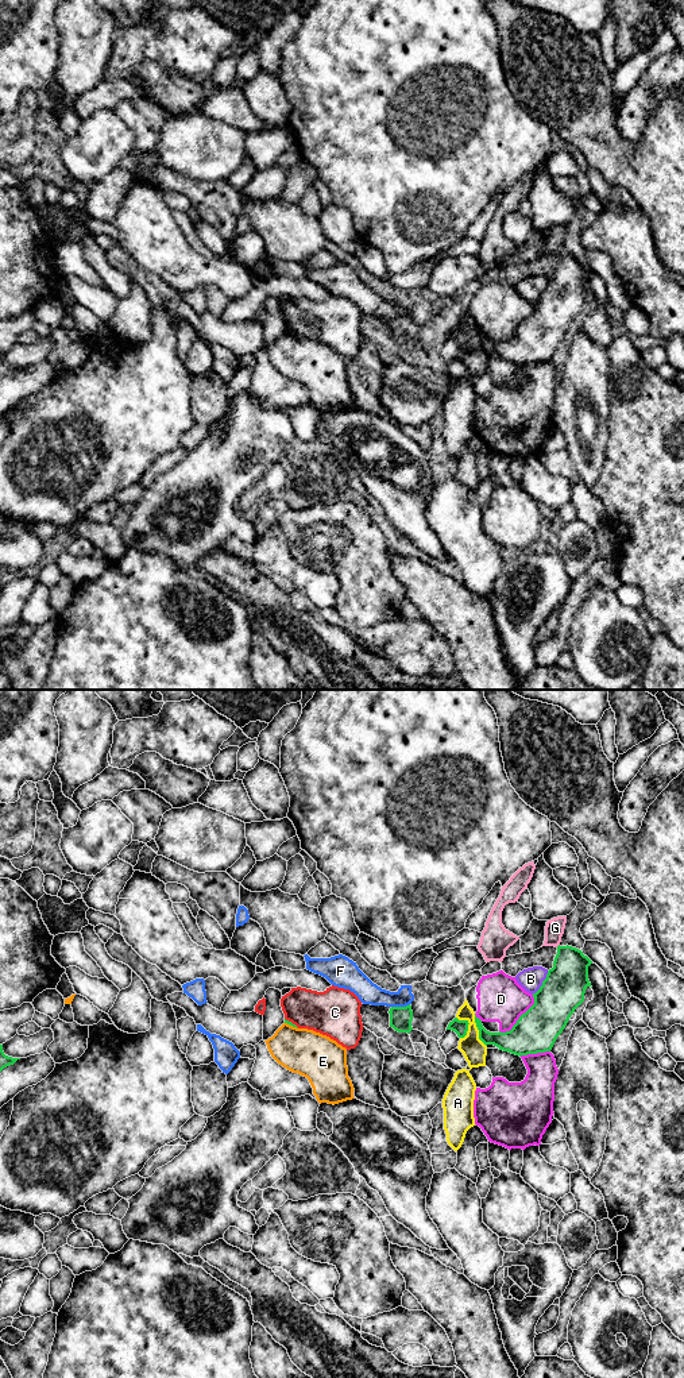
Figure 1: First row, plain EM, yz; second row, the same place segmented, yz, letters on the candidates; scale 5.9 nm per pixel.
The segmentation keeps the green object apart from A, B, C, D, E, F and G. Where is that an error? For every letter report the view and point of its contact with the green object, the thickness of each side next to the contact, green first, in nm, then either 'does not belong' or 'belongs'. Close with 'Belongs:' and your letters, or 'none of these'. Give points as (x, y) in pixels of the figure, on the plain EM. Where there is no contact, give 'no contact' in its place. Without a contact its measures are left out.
A: meets green in yz at (468, 332); 90 nm thick on the green side, 140 nm on the other; does not belong
B: meets green in yz at (543, 292); 260 nm thick on the green side, 140 nm on the other; does not belong
C: meets green in yz at (290, 331); 20 nm thick on the green side, 280 nm on the other; does not belong
D: meets green in yz at (520, 325); 260 nm thick on the green side, 280 nm on the other; does not belong
E: meets green in yz at (292, 334); 20 nm thick on the green side, 280 nm on the other; does not belong
F: meets green in yz at (400, 316); 130 nm thick on the green side, 130 nm on the other; does not belong
G: no contact; does not belong
Belongs: none of these

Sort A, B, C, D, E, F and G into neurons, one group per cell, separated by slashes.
A G / B / C / D / E / F

